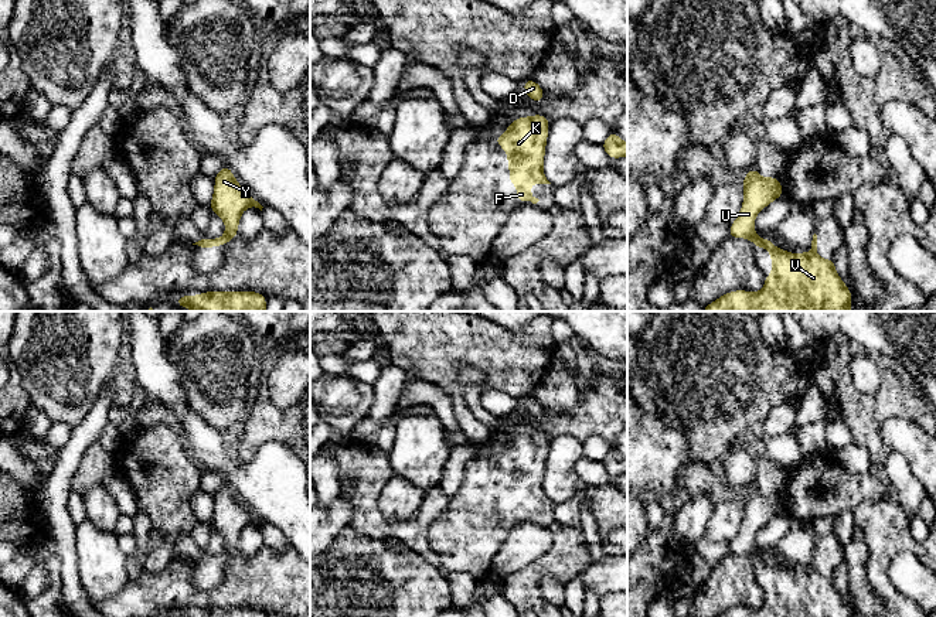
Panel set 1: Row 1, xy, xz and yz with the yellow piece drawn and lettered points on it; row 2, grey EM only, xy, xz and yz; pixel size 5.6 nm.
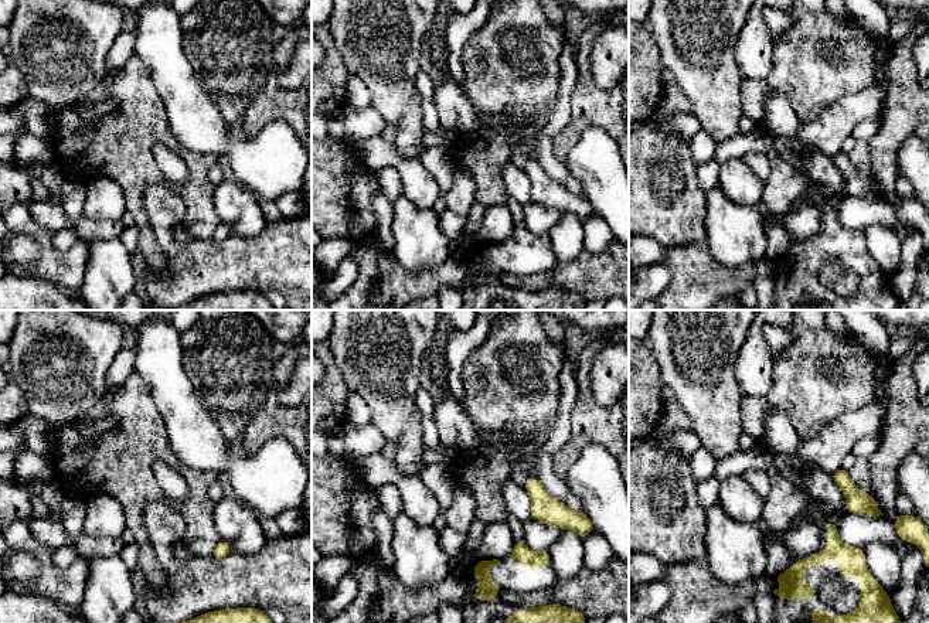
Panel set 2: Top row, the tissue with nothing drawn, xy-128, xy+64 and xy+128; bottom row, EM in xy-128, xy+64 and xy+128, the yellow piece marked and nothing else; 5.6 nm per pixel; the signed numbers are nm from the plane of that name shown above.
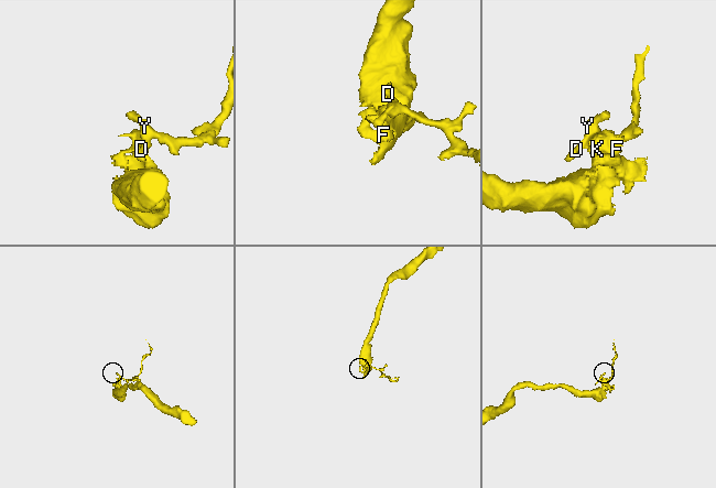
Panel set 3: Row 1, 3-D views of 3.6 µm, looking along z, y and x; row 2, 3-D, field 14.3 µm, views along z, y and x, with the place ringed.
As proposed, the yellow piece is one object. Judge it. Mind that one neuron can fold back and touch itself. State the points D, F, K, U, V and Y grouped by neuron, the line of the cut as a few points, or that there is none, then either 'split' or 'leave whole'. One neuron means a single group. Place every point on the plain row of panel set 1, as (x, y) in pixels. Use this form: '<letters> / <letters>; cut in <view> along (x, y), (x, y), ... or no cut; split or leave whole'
D U Y / F K V; cut in xy along (224, 552), (230, 555); split

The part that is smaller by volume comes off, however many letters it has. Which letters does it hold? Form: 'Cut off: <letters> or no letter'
Cut off: D, U, Y

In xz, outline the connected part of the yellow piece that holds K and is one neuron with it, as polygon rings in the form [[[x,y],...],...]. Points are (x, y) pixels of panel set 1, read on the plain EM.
[[[534,432],[527,434],[518,434],[513,437],[506,450],[500,454],[493,456],[494,460],[501,463],[508,474],[508,487],[510,487],[510,500],[517,504],[517,515],[518,519],[527,519],[528,517],[532,521],[537,521],[540,517],[531,512],[530,501],[551,501],[547,494],[542,490],[544,484],[544,473],[545,473],[545,463],[547,463],[547,454],[548,454],[548,443],[549,437],[544,432]]]

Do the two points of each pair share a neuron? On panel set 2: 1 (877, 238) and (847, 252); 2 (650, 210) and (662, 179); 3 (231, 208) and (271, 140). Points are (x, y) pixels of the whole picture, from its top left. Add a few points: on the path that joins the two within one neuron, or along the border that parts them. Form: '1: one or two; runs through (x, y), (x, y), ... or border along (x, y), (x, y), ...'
1: two; border along (861, 231), (870, 256), (884, 272)
2: two; border along (653, 166), (657, 198), (667, 203)
3: two; border along (235, 181), (247, 186), (259, 200)

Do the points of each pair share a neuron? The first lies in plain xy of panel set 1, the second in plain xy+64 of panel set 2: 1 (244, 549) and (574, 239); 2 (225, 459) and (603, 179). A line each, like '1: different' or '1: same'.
1: same
2: same

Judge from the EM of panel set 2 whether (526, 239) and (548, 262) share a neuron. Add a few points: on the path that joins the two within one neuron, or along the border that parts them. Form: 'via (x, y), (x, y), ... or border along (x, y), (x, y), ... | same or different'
via (528, 245), (543, 259) | same

